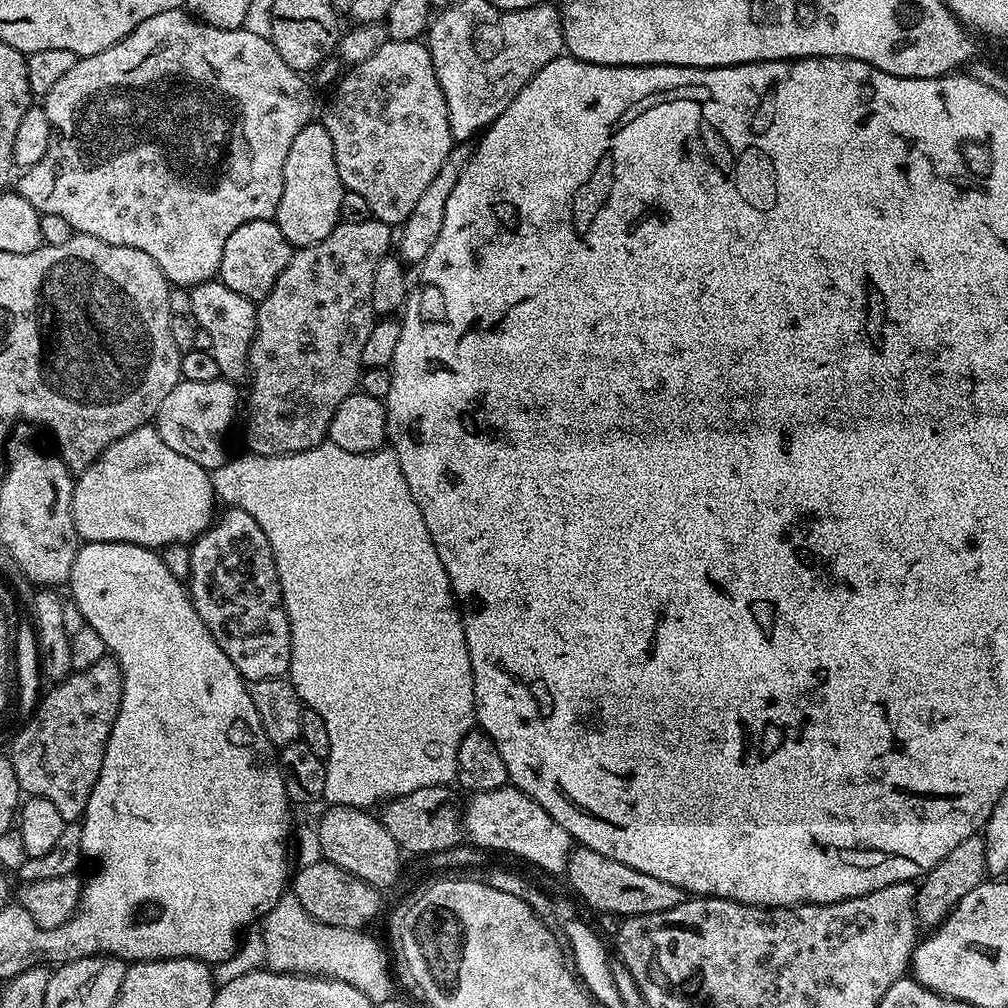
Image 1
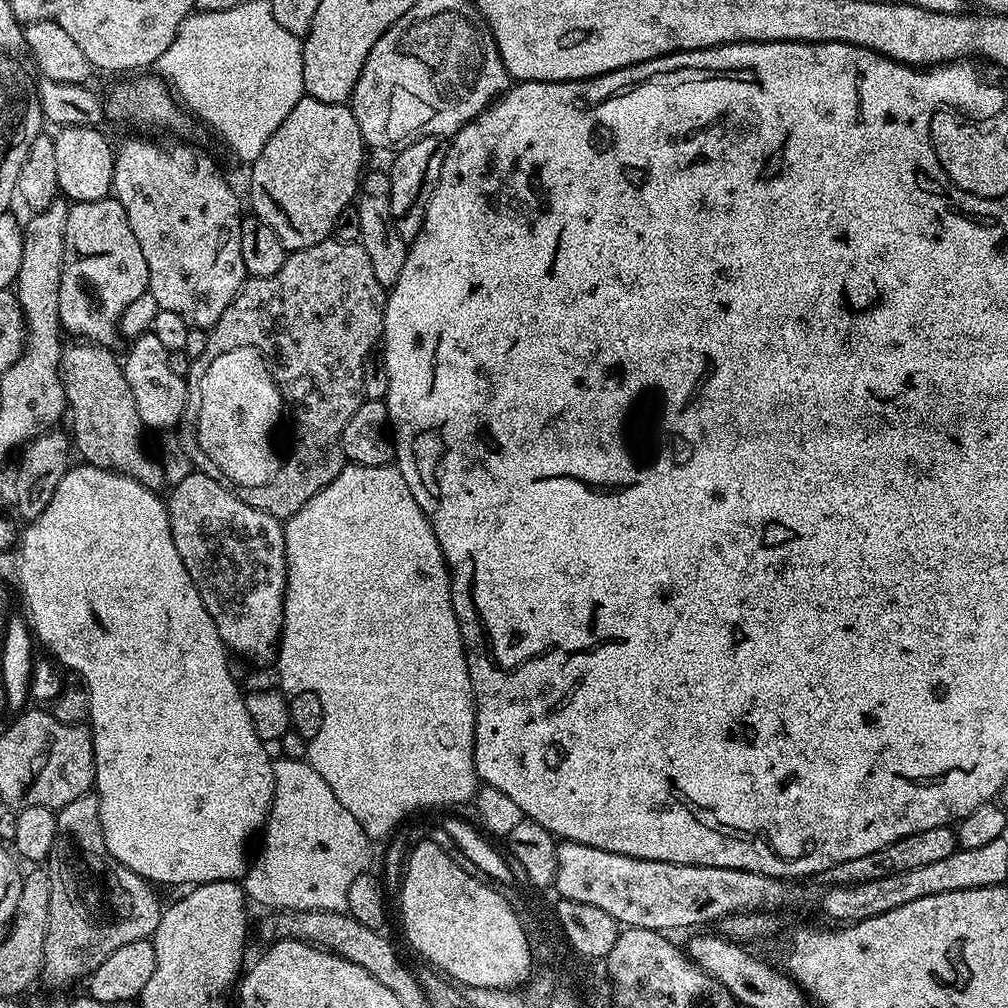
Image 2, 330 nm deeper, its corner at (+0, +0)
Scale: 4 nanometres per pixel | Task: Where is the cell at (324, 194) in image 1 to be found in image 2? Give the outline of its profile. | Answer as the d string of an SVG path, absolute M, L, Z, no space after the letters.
M306 94L286 114L286 122L270 134L262 154L251 161L251 211L289 250L309 248L329 239L338 214L355 201L365 171L364 152L366 145L351 107L316 101Z

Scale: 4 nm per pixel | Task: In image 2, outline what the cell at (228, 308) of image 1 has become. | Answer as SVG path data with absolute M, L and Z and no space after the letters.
M128 140L121 148L117 147L114 152L116 165L112 175L112 192L114 199L126 210L126 218L130 222L130 230L134 230L134 238L138 238L138 246L142 246L142 254L146 258L148 267L148 291L154 294L160 309L165 308L174 314L178 314L183 320L194 328L210 330L222 318L226 306L240 292L246 279L244 263L242 262L242 211L236 205L236 192L220 177L218 169L212 165L211 160L203 156L200 152L195 152L192 148L187 148L184 144L176 144L173 148L163 148L160 144L151 144L148 140Z

